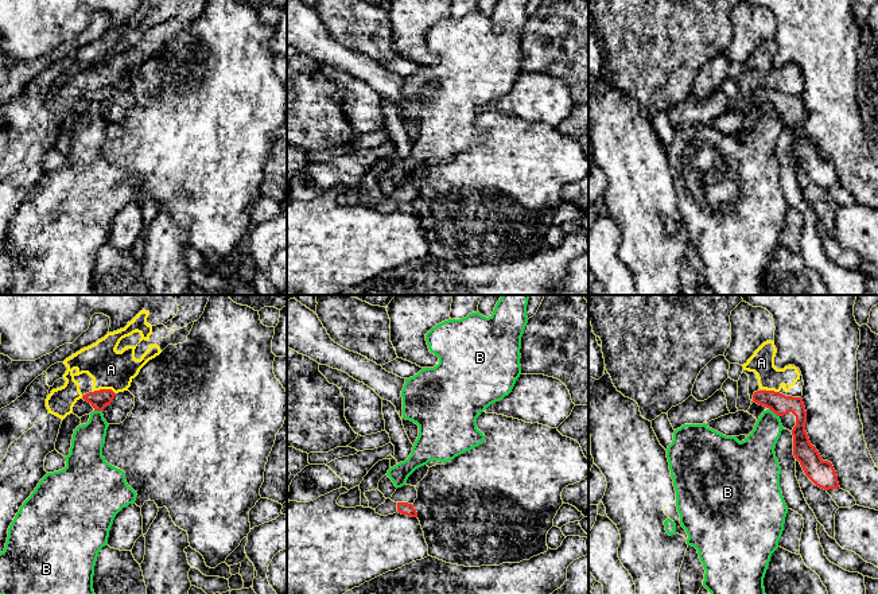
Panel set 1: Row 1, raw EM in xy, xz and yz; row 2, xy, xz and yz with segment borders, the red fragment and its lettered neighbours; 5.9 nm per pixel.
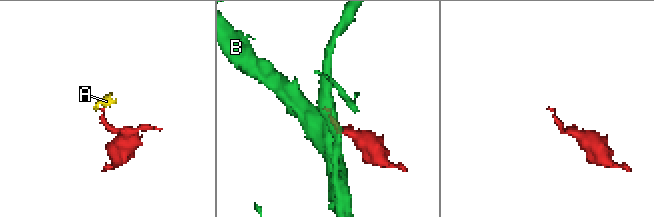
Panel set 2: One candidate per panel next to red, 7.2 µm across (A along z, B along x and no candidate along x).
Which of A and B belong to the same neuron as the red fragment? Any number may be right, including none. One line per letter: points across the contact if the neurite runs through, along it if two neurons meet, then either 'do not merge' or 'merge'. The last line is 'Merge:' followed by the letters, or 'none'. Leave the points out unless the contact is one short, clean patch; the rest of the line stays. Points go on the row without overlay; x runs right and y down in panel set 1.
A: border along xy (93, 89), (111, 88), (115, 92); do not merge
B: border along yz (769, 107), (779, 115); do not merge
Merge: none

